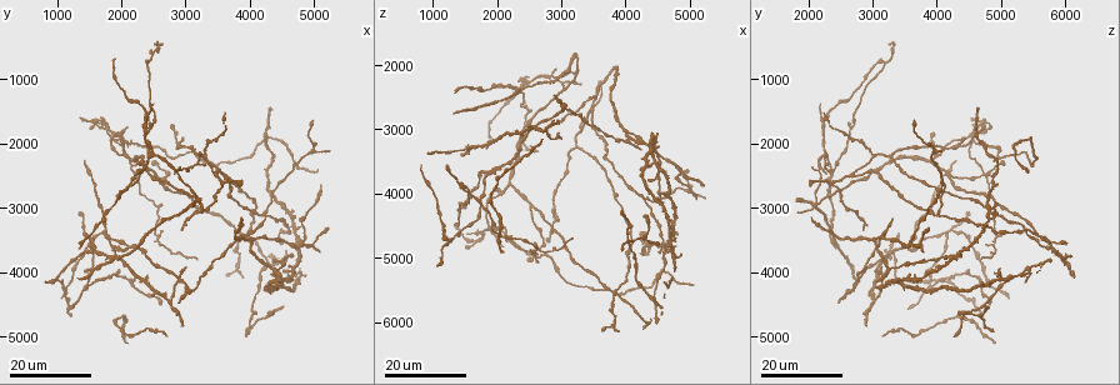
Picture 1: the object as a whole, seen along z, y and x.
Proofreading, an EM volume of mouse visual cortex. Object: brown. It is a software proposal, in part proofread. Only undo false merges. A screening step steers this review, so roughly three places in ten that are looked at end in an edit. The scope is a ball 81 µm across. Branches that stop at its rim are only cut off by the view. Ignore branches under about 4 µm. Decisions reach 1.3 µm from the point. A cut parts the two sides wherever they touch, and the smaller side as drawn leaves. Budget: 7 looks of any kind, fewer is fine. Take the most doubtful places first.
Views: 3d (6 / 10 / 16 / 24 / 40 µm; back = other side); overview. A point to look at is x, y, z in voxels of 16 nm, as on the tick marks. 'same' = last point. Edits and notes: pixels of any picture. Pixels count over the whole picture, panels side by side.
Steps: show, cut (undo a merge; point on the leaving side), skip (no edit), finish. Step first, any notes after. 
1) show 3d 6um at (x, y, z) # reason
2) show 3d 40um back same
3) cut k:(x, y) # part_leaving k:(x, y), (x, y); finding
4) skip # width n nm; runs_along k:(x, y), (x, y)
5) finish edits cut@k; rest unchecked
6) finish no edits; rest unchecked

show 3d 24um at (2800, 2400, 2200) # branch point

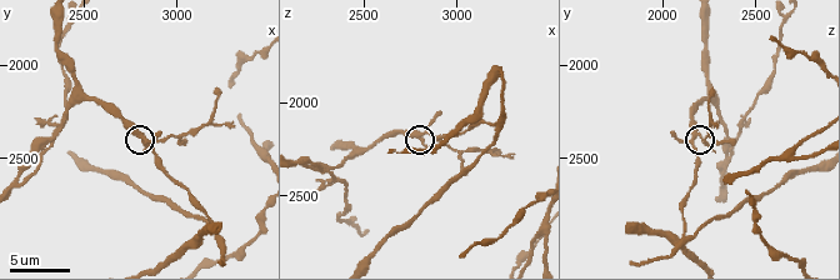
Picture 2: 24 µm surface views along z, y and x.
show 3d 6um at (2780, 2360, 2180)

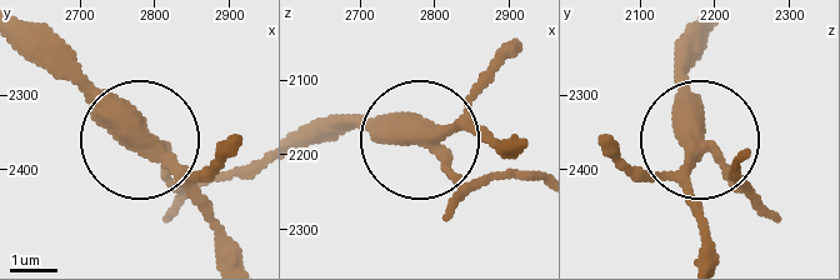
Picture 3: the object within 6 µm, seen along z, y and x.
show 3d 6um back at (2790, 2365, 2190) # other side

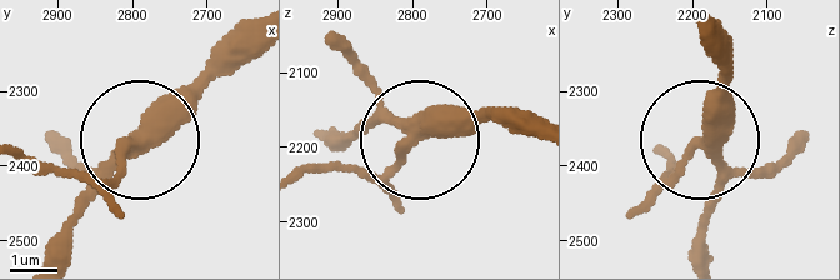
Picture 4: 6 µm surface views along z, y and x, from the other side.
cut 4:(81, 180) # side_arm 10 um; arms 3; a second neuron is stuck on

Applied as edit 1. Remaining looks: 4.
show 3d 16um at (1450, 4250, 3900) # side arm on a straight run

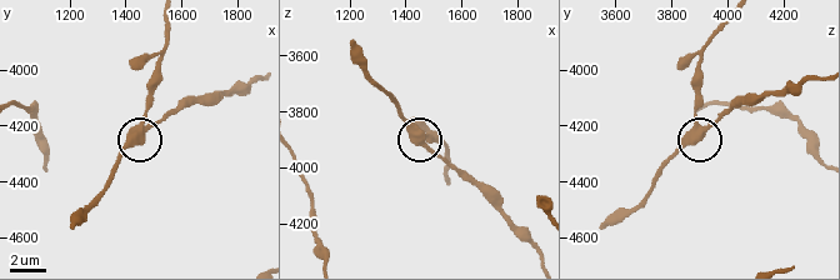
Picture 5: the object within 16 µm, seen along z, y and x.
show 3d 10um at (1480, 4210, 3910)

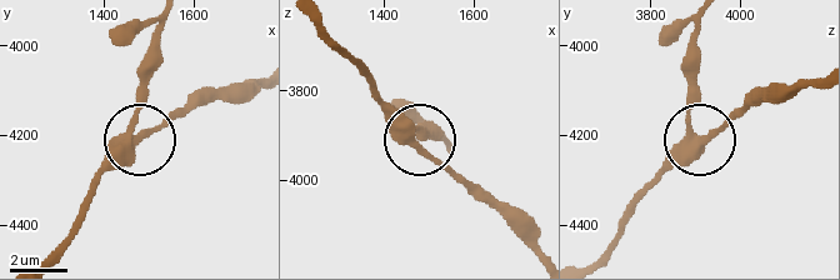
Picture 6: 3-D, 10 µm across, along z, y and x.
skip # side_arm 9 um; all the same neuron

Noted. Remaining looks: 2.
show 3d 24um at (3600, 2700, 2400)

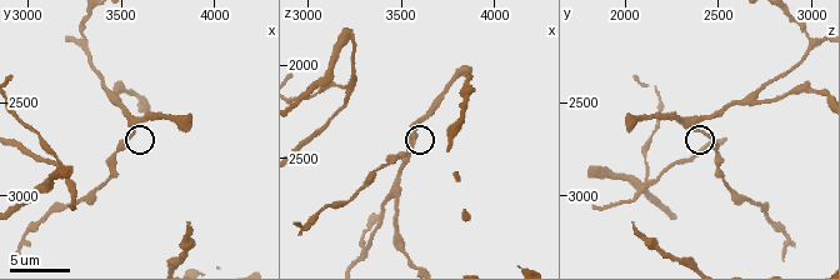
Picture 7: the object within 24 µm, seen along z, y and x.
show 3d 10um at (3560, 2640, 2380)

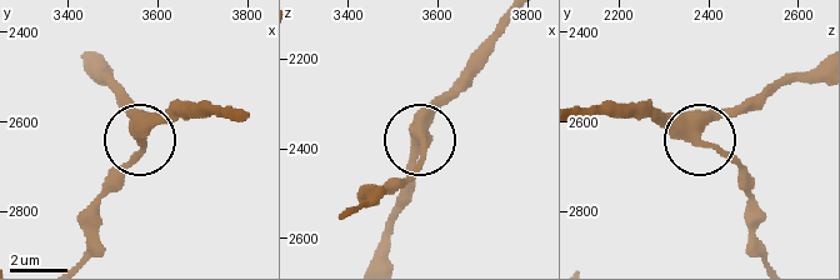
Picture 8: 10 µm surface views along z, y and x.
skip # runs_along 8:(813, 68), (726, 109), (698, 138), (650, 106); all the same neuron

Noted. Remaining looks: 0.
finish edits cut@4; rest unchecked

